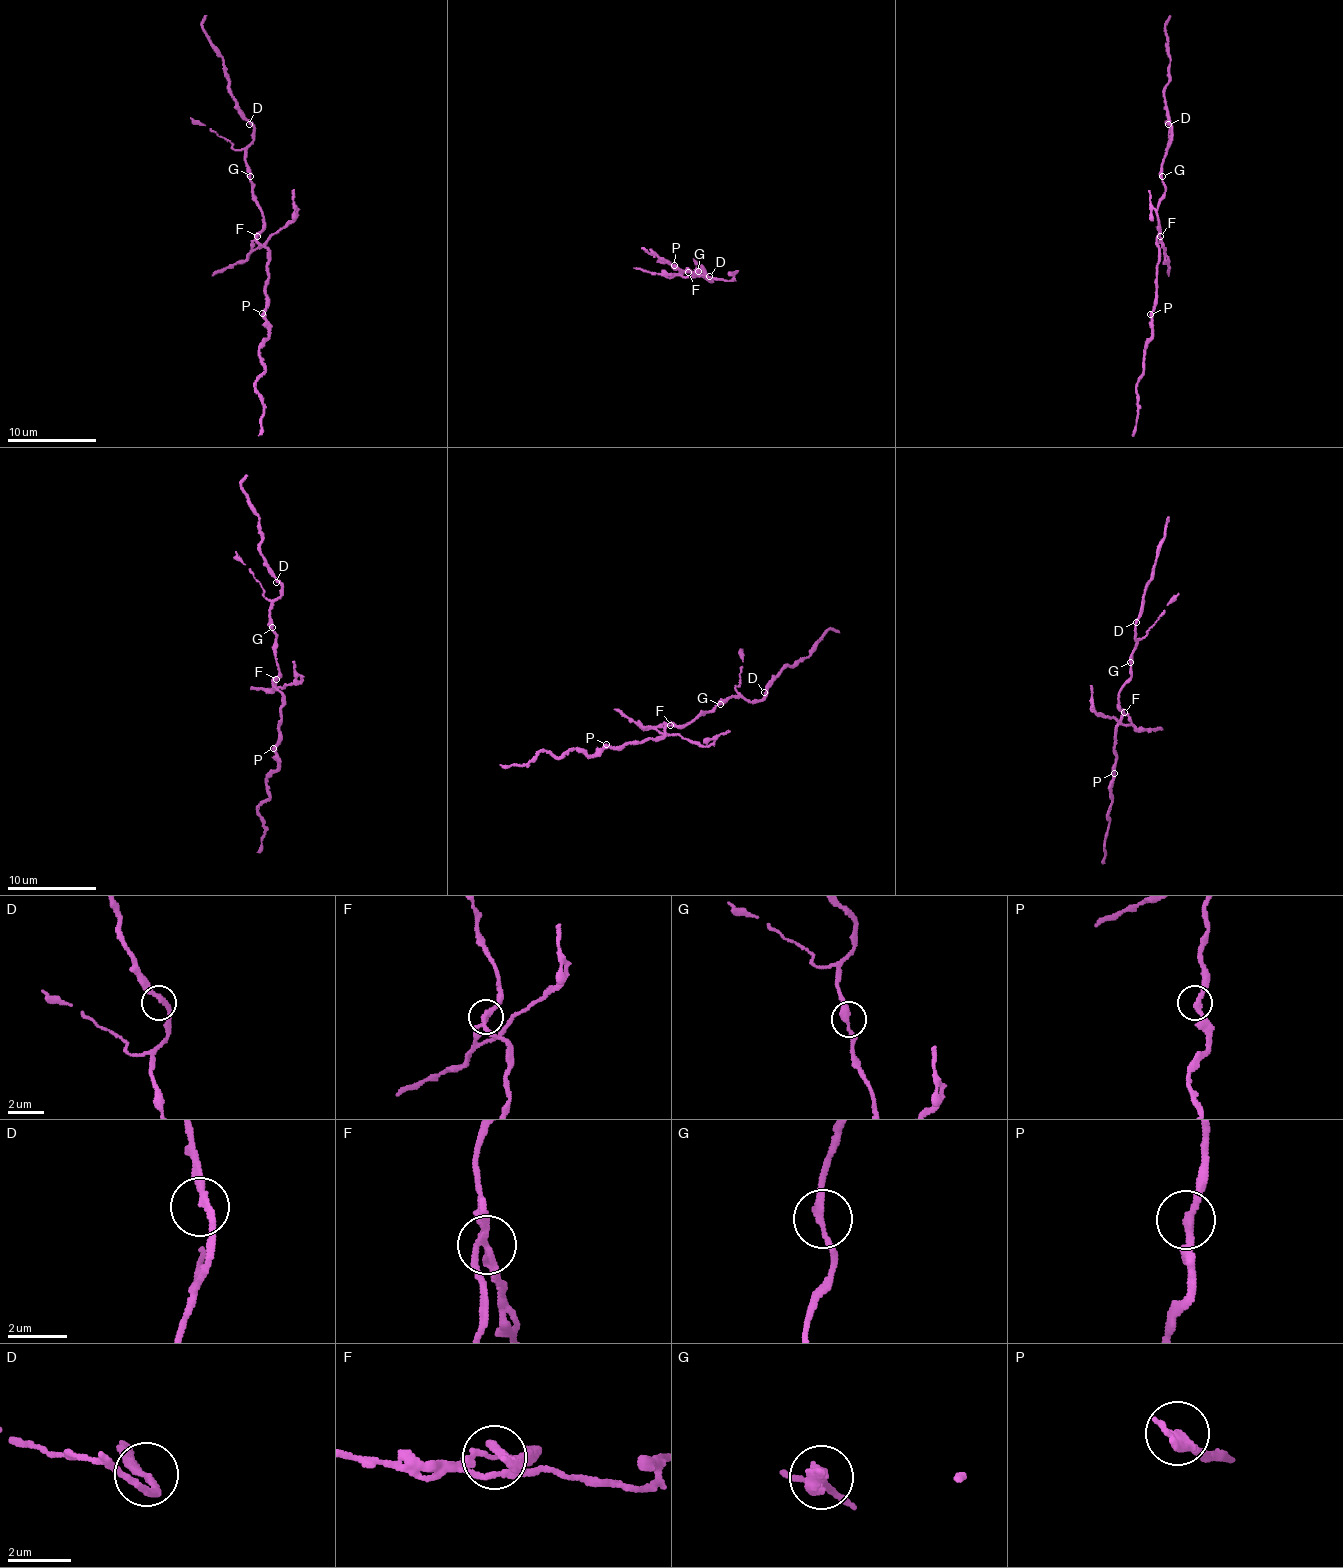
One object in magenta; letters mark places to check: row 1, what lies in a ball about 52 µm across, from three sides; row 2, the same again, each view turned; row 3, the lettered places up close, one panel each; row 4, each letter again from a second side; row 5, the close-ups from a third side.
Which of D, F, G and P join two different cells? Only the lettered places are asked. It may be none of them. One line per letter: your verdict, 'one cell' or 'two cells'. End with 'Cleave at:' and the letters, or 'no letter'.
D: one cell
F: two cells
G: one cell
P: one cell
Cleave at: F

